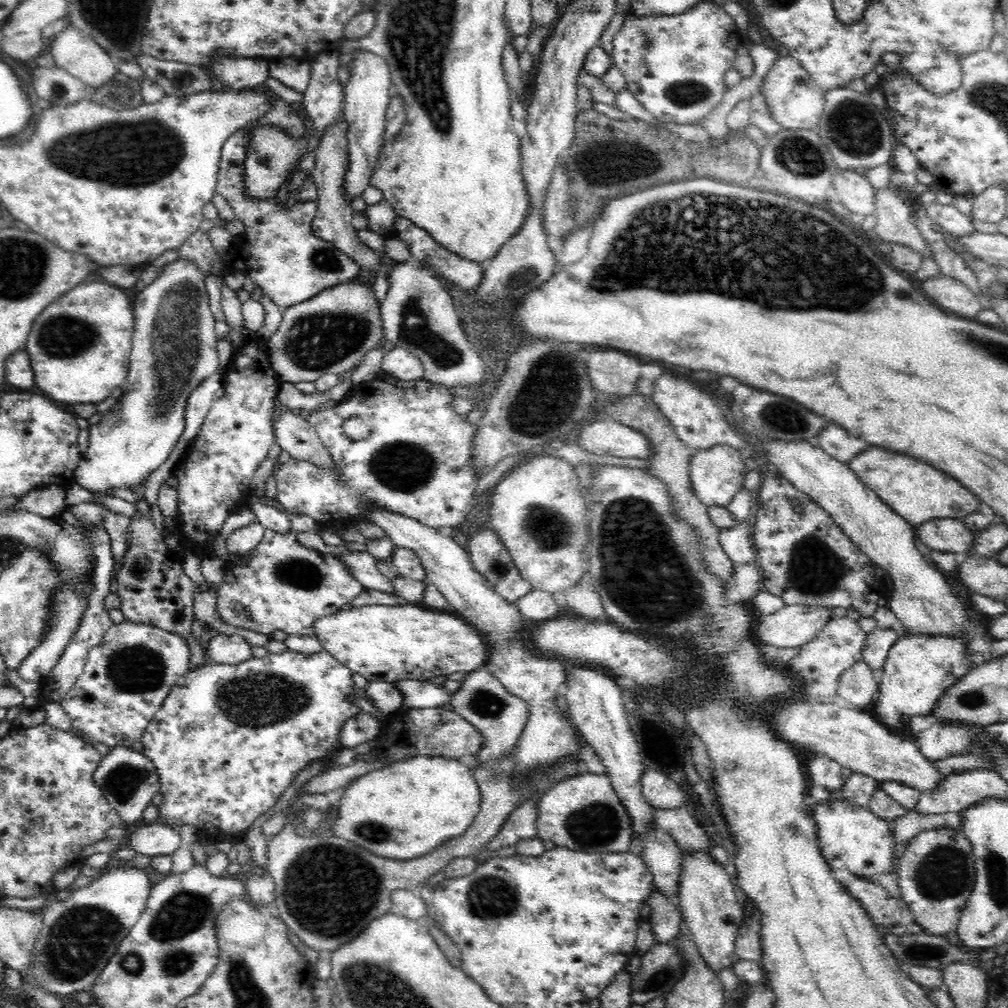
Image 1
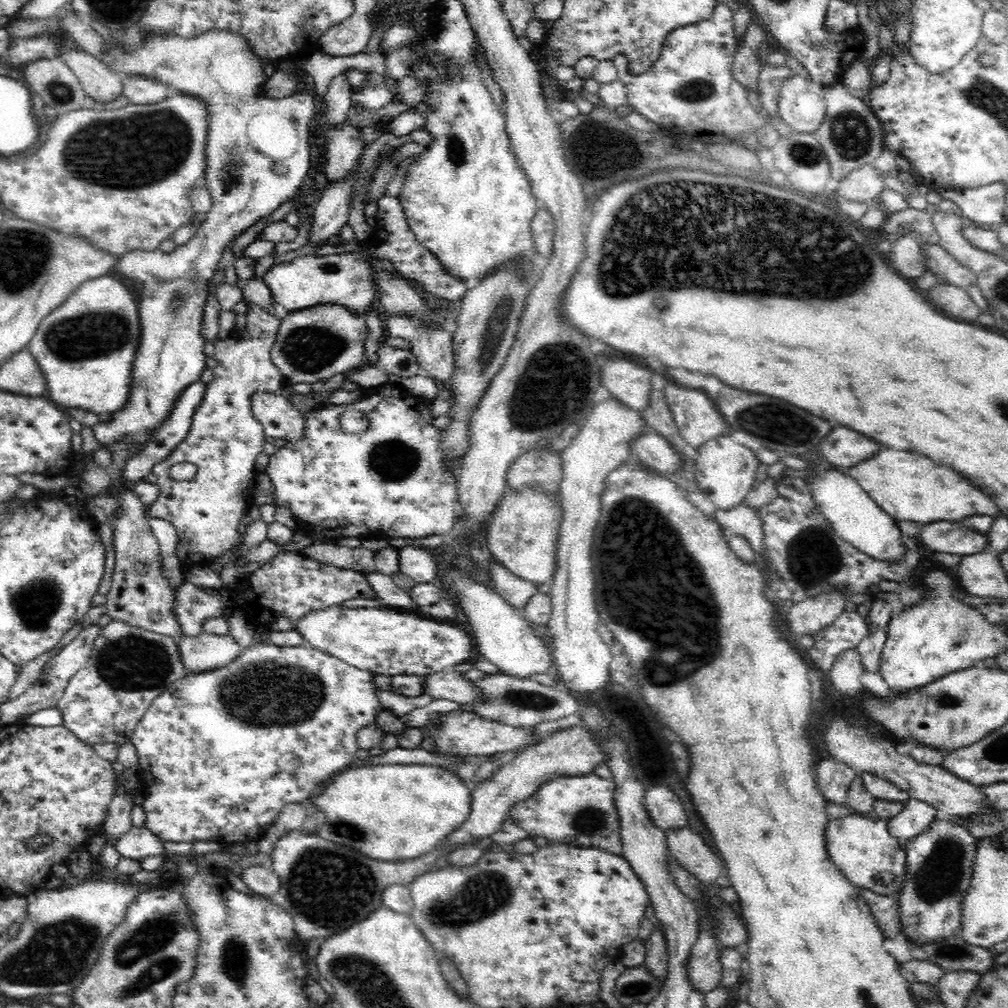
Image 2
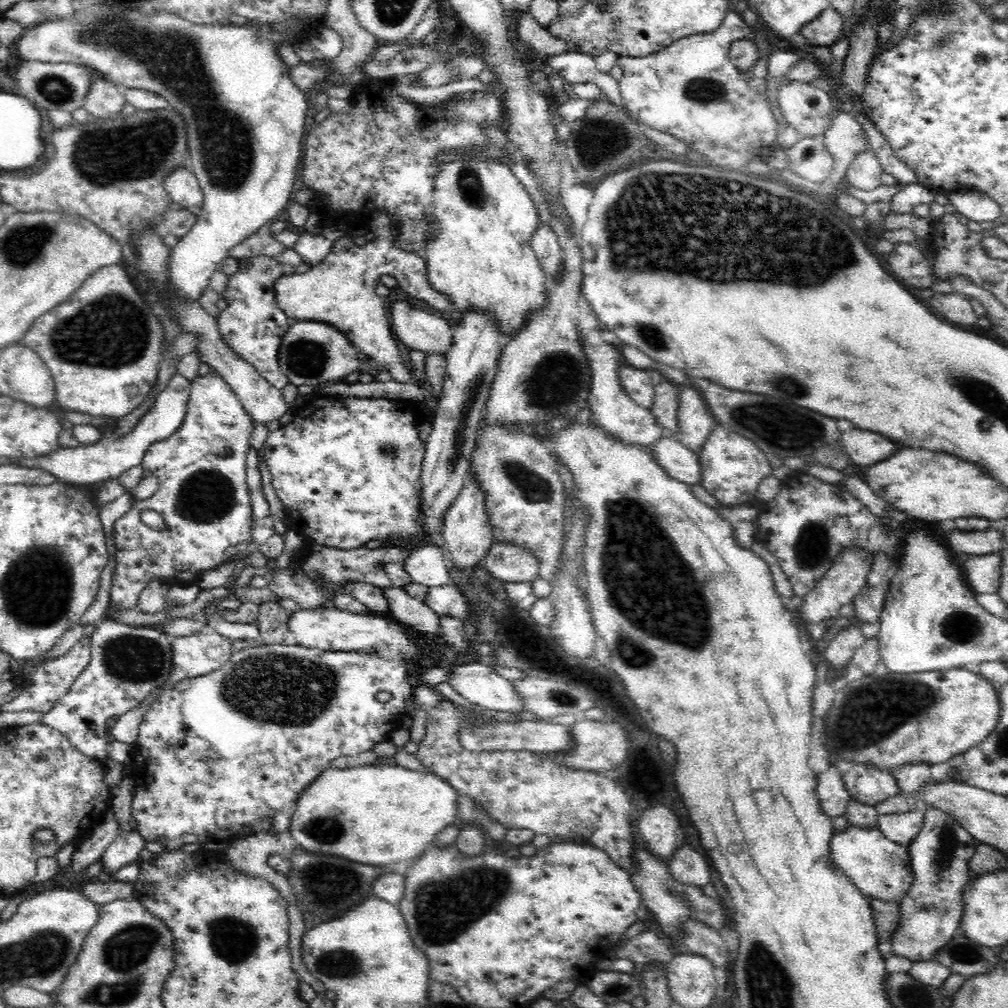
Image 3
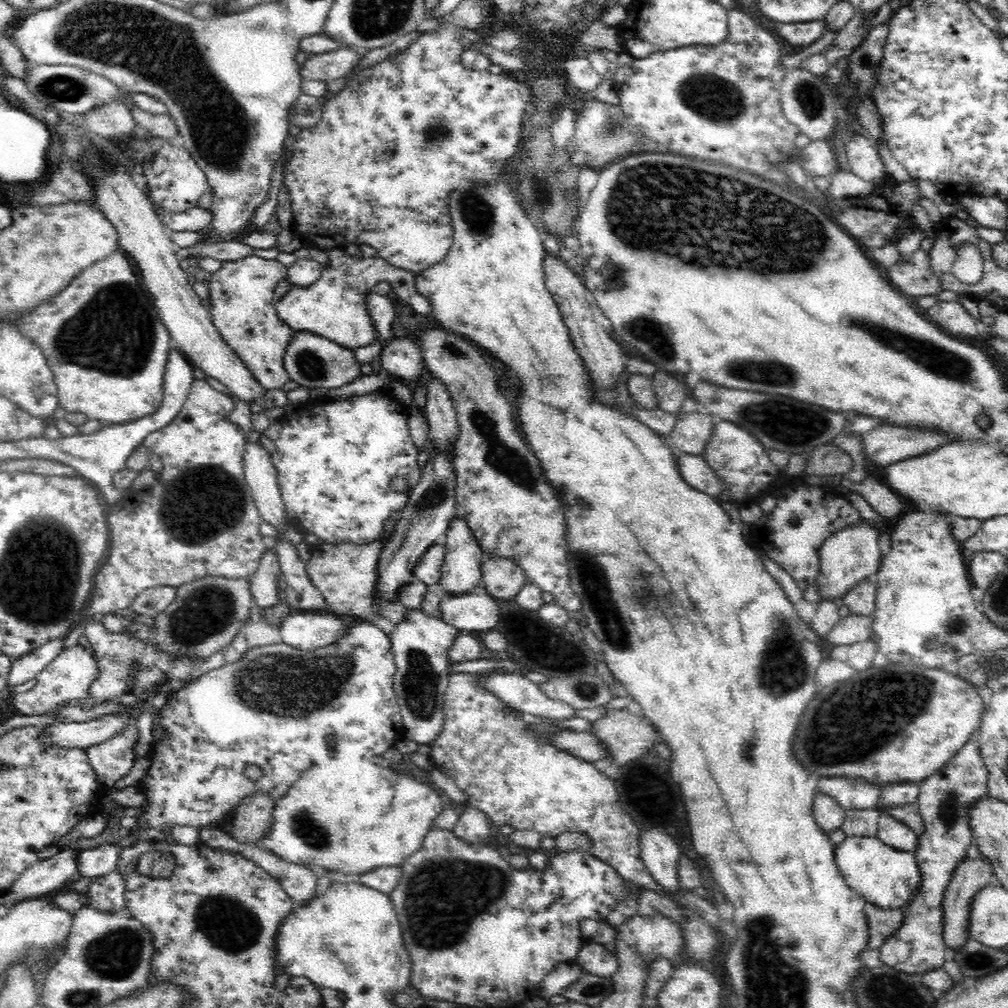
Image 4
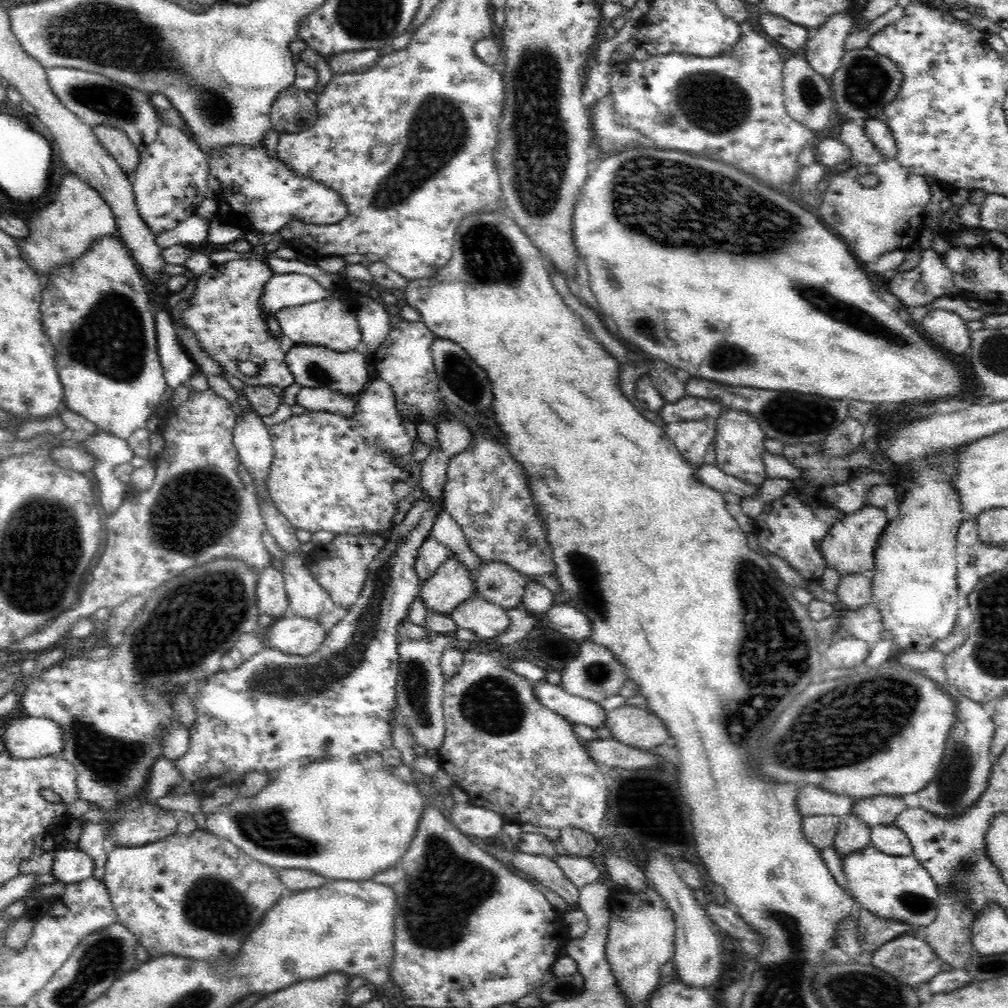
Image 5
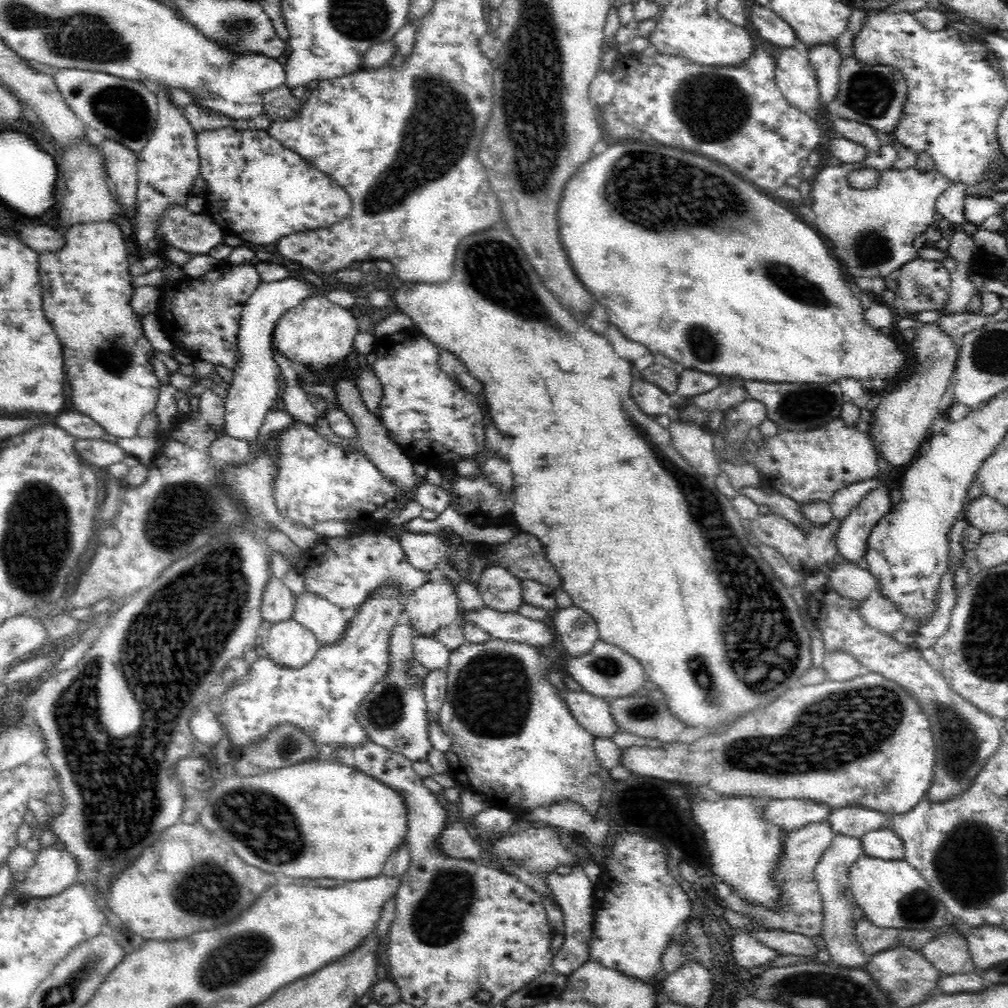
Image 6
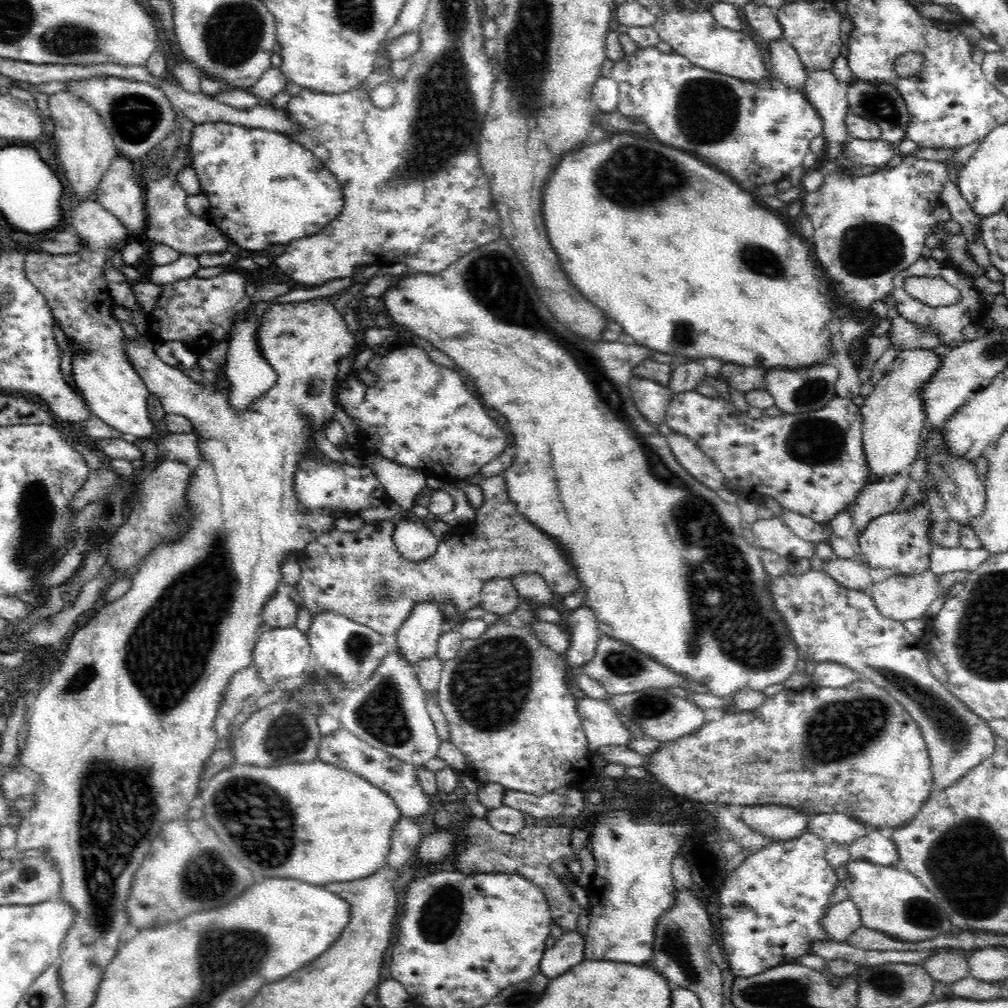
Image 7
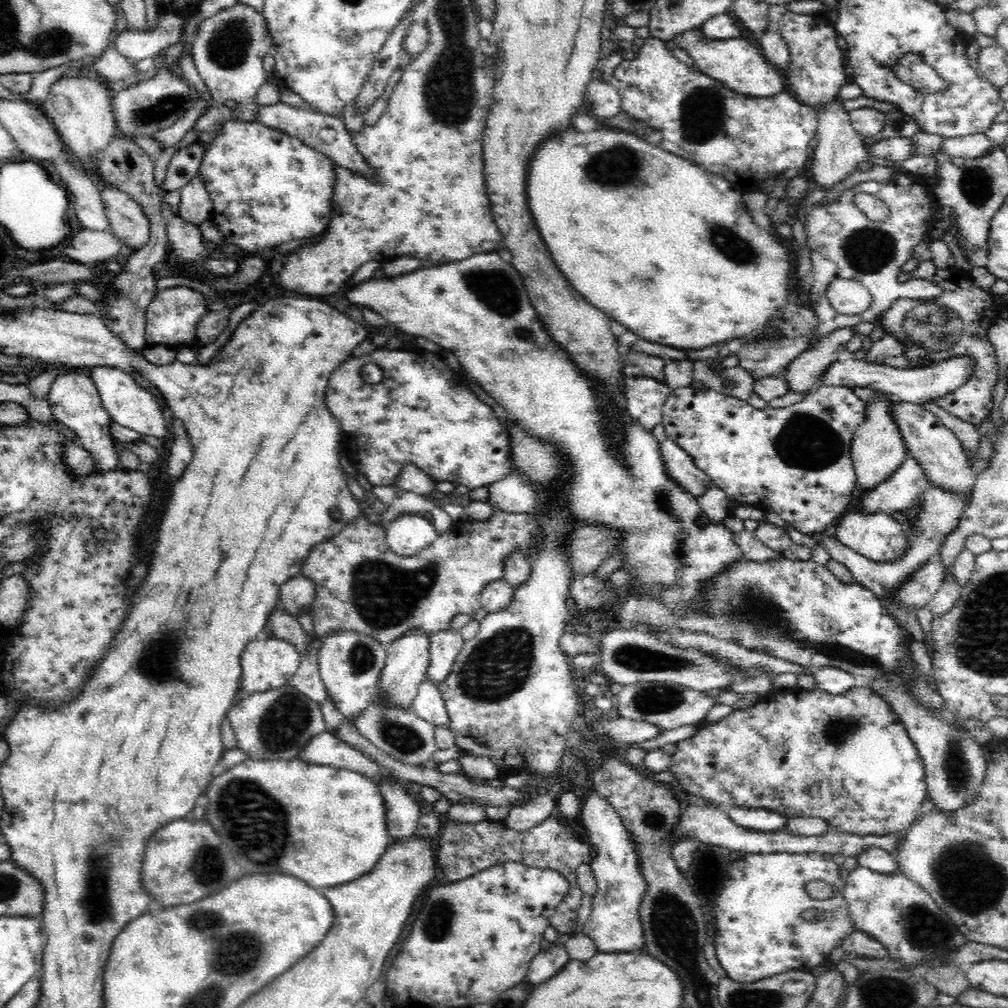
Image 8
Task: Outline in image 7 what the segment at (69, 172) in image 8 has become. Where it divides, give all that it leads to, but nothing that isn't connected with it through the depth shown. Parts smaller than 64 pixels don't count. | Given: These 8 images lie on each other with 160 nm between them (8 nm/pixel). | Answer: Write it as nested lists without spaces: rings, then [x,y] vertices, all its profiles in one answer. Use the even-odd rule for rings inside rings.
[[[92,199],[80,201],[72,216],[72,226],[84,245],[77,253],[30,252],[24,262],[24,273],[45,296],[53,317],[67,338],[85,350],[85,353],[73,354],[71,376],[91,414],[122,434],[142,439],[150,437],[156,429],[149,415],[150,392],[134,365],[128,363],[124,330],[113,313],[116,305],[104,275],[104,270],[110,267],[106,265],[106,252],[117,245],[122,246],[131,237],[120,219]]]

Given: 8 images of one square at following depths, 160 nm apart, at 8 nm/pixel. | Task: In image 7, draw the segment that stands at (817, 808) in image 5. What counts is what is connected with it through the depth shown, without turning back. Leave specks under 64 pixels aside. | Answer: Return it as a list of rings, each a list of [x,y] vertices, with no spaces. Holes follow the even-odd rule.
[[[782,805],[744,807],[741,819],[754,831],[780,841],[796,838],[806,831],[810,816]]]

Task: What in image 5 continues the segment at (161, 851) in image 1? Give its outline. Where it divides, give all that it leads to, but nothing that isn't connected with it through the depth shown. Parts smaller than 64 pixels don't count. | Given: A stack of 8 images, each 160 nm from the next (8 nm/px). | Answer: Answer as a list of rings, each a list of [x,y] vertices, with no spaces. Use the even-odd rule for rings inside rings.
[[[78,848],[59,850],[52,862],[51,874],[66,885],[86,880],[94,874],[94,858]]]

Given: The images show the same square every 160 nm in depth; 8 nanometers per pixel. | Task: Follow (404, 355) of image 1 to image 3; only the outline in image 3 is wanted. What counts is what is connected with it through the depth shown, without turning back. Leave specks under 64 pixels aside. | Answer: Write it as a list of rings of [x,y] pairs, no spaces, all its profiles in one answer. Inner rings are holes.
[[[376,211],[370,222],[376,238],[367,241],[364,246],[355,244],[352,236],[347,234],[334,242],[332,255],[320,264],[312,266],[305,273],[280,275],[274,283],[276,302],[291,320],[316,320],[336,325],[348,335],[348,339],[360,354],[374,358],[378,364],[382,364],[386,373],[397,383],[408,383],[415,381],[414,374],[404,365],[397,339],[392,336],[391,323],[386,319],[387,311],[382,298],[375,291],[379,278],[384,274],[393,276],[397,280],[397,286],[410,299],[418,298],[432,308],[450,311],[452,303],[448,295],[432,287],[428,280],[424,255],[397,246],[397,228],[392,221],[392,215]]]

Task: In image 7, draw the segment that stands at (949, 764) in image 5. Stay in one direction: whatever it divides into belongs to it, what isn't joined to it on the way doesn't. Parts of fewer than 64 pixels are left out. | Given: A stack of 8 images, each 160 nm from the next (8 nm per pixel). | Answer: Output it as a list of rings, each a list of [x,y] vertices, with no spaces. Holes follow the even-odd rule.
[[[810,569],[803,576],[792,576],[788,572],[779,578],[769,576],[767,582],[775,599],[777,612],[786,621],[786,627],[790,629],[797,645],[800,661],[805,658],[805,662],[812,660],[815,664],[834,661],[846,665],[855,670],[862,679],[870,679],[874,684],[884,687],[884,690],[902,703],[918,723],[926,741],[934,777],[933,784],[938,788],[944,789],[956,784],[966,772],[970,772],[974,766],[994,754],[996,736],[988,723],[969,710],[960,699],[948,691],[945,683],[932,674],[924,650],[915,644],[915,638],[906,631],[904,623],[882,616],[868,592],[842,587],[824,570]]]

